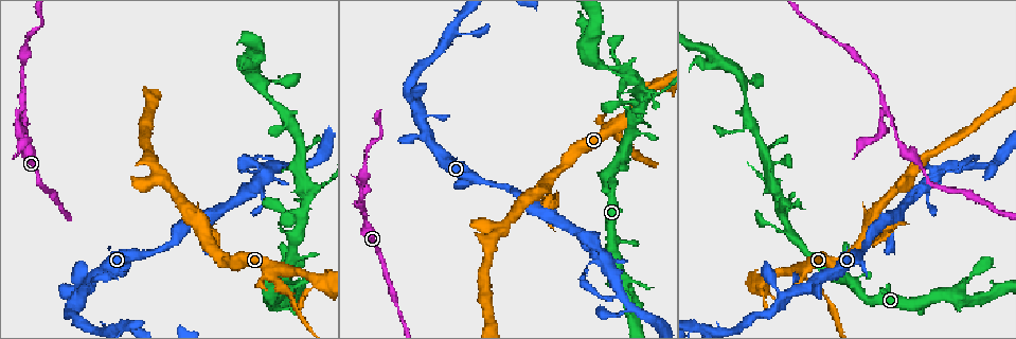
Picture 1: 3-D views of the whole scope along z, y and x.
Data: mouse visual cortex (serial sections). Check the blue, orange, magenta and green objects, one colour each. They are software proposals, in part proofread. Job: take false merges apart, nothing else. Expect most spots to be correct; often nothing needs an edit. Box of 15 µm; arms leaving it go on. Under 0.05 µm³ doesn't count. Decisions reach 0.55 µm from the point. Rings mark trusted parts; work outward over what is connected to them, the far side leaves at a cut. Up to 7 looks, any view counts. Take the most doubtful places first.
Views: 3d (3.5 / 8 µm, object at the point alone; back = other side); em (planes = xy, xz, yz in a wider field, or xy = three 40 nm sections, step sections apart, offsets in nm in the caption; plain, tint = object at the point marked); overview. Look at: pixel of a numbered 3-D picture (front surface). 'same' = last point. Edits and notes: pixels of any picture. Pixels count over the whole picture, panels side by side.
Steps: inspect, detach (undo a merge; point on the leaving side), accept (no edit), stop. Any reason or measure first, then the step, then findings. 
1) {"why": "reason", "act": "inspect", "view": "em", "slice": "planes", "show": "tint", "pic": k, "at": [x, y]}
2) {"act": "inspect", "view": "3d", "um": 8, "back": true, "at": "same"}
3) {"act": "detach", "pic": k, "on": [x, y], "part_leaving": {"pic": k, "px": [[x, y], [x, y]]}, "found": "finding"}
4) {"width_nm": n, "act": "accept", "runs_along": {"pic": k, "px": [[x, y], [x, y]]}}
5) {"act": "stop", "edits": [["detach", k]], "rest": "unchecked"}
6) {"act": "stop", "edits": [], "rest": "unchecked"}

{"why": "three arms meet", "act": "inspect", "view": "3d", "um": 3.5, "pic": 1, "at": [24, 116]}

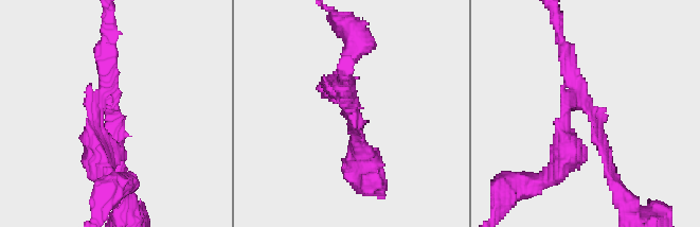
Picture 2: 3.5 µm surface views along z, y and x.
{"arms": 3, "arm_widths_nm": [100, 250, 300], "act": "inspect", "view": "em", "slice": "xy", "step": 2, "show": "plain", "pic": 2, "at": [588, 104]}

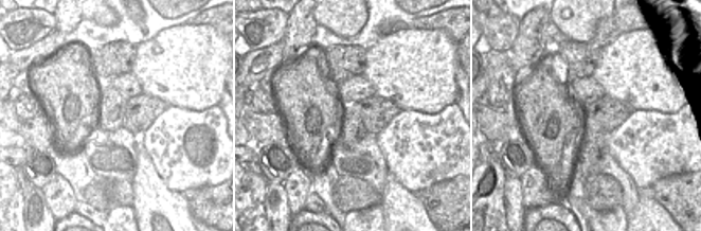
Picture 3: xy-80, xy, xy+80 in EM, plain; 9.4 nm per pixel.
{"act": "inspect", "view": "em", "slice": "xy", "step": 2, "show": "tint", "at": "same"}

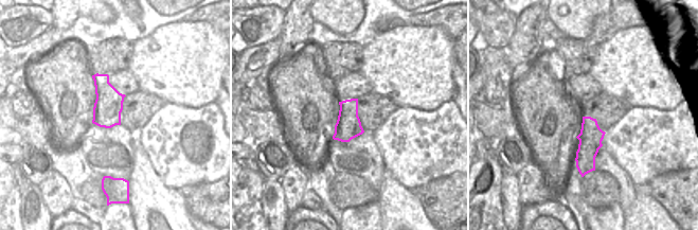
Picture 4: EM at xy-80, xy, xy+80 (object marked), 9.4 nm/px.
{"act": "detach", "pic": 2, "on": [87, 134], "part_leaving": {"pic": 2, "px": [[106, 105], [96, 163], [115, 184]]}, "found": "two cells meet here"}

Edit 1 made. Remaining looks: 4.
{"why": "two arms in line, one across", "act": "inspect", "view": "3d", "um": 8, "pic": 1, "at": [805, 272]}

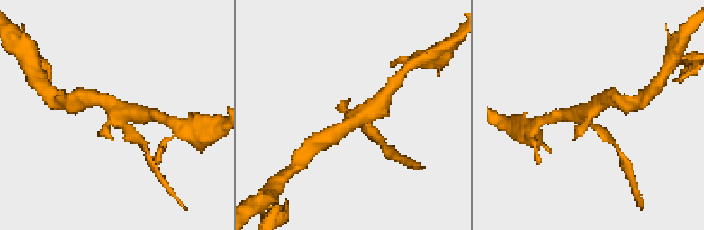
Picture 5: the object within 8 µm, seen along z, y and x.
{"why": "closer look", "act": "inspect", "view": "3d", "um": 3.5, "pic": 5, "at": [592, 118]}

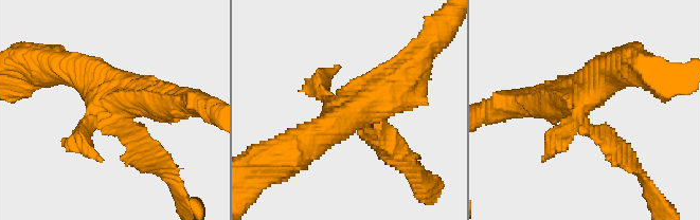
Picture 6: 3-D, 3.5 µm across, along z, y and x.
{"act": "inspect", "view": "em", "slice": "xy", "step": 5, "show": "tint", "pic": 6, "at": [115, 110]}

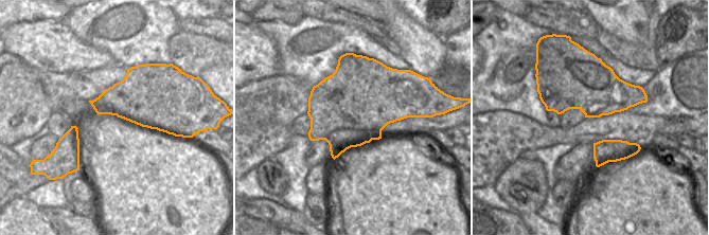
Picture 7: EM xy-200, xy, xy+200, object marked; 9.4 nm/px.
{"act": "accept", "runs_along": {"pic": 6, "px": [[300, 145], [381, 96], [413, 66]]}, "found": "one cell here"}

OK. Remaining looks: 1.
{"act": "stop", "edits": [["detach", 2]], "rest": "unchecked"}

